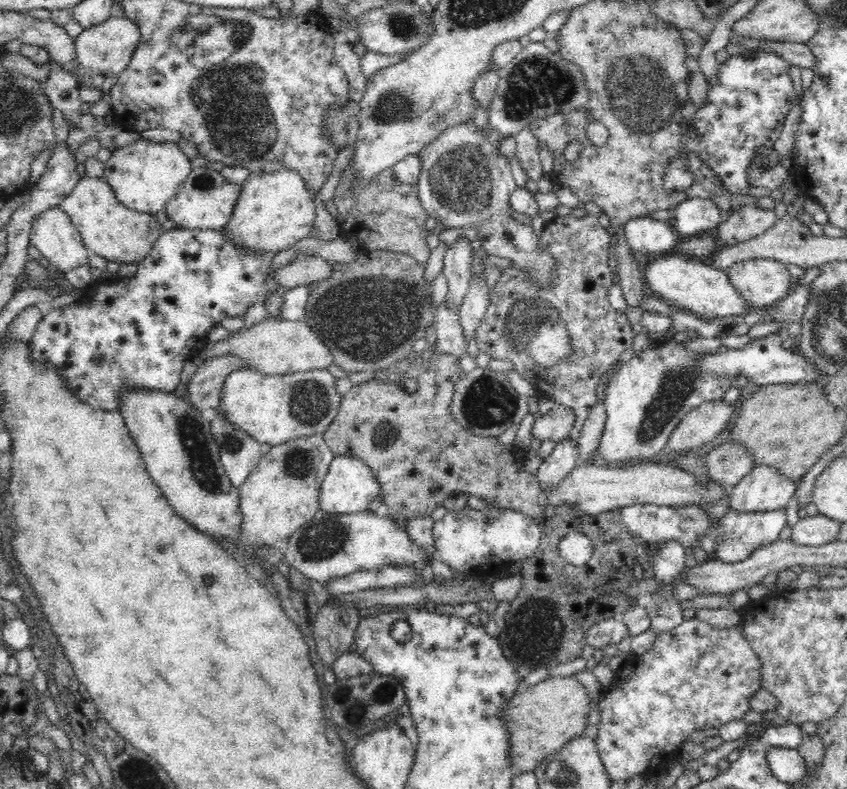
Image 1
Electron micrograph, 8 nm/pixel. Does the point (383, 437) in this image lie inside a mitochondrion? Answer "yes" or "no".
yes

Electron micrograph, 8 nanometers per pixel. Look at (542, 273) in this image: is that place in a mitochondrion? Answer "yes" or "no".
yes

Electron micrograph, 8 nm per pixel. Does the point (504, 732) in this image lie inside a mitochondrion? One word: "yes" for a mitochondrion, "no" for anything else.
no

